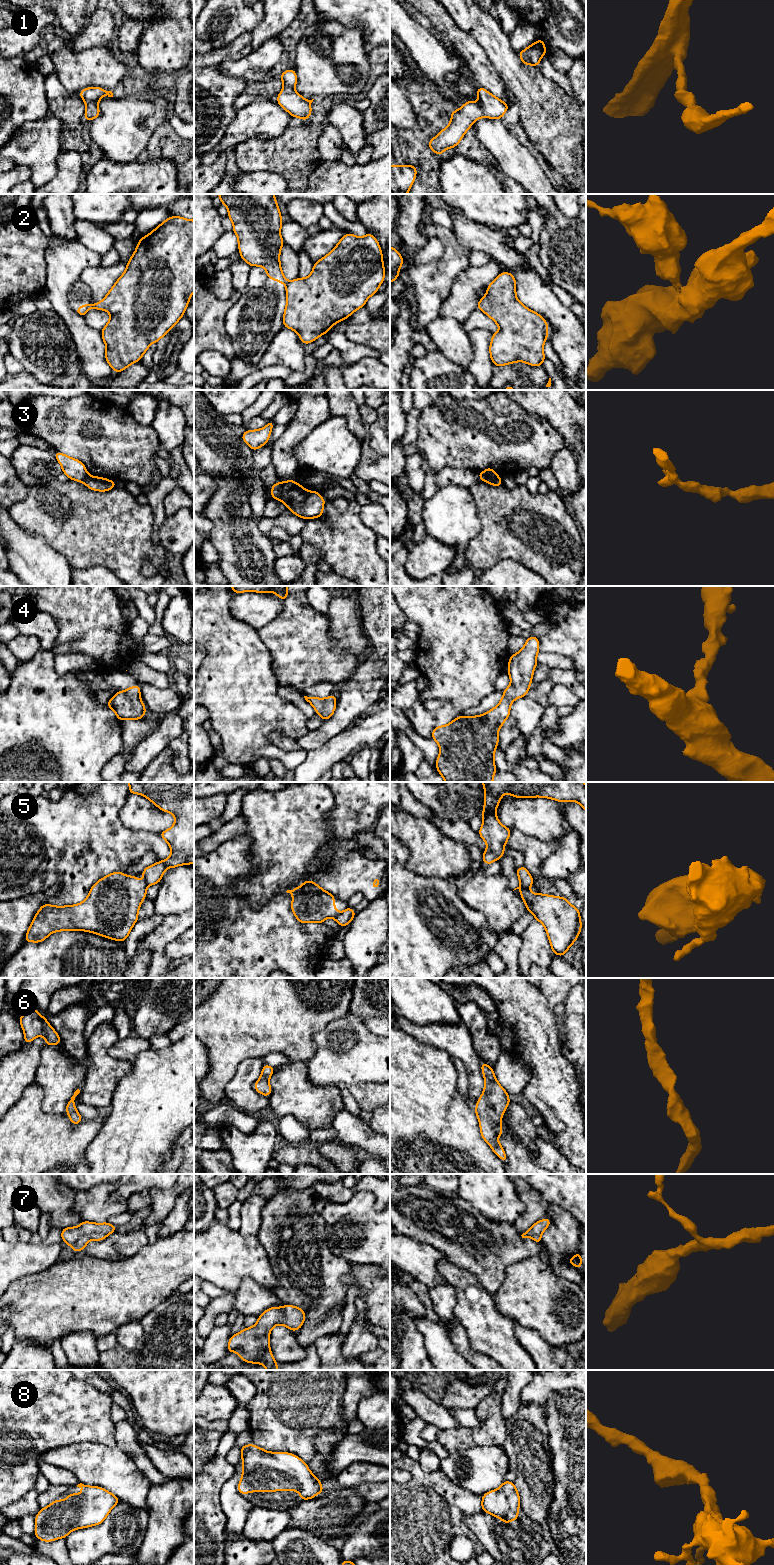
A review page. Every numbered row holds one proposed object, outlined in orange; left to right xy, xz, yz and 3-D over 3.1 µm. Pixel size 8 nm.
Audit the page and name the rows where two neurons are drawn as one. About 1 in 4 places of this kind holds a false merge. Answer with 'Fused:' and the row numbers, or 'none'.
Fused: 2, 3, 5

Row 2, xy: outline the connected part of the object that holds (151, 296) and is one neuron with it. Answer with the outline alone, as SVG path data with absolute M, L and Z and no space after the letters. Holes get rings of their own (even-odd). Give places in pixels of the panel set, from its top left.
M180 216L167 218L151 233L141 238L129 259L125 272L115 282L104 299L91 308L106 310L110 319L101 330L106 345L105 358L110 367L119 373L142 359L151 343L157 343L185 314L194 292L194 220Z

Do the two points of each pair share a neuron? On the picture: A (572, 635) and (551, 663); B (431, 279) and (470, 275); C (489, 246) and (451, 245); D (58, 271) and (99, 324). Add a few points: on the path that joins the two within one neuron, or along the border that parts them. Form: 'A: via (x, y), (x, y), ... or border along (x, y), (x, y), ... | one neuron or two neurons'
A: border along (540, 651), (561, 654), (569, 658), (575, 670) | two neurons
B: border along (470, 265), (458, 274), (447, 298) | two neurons
C: border along (451, 230), (455, 238), (469, 251) | two neurons
D: border along (83, 317), (90, 327), (100, 331) | two neurons

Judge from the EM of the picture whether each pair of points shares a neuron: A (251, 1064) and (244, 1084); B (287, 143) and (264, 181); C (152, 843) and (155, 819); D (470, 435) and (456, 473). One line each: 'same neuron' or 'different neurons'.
A: same neuron
B: different neurons
C: different neurons
D: different neurons

